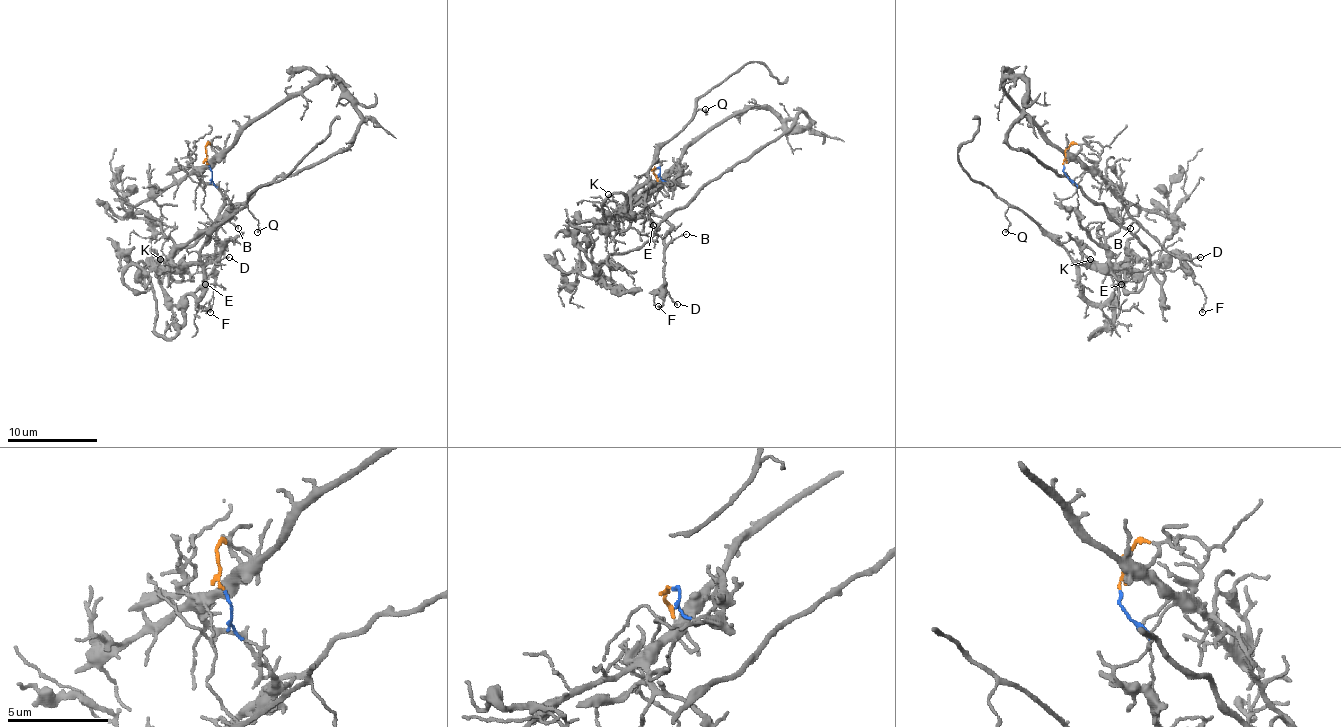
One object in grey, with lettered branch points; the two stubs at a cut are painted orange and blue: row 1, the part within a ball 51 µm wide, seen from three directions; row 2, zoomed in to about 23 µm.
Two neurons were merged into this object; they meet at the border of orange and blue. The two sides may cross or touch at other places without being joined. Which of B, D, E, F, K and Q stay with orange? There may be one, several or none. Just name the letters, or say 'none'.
B, D, F

